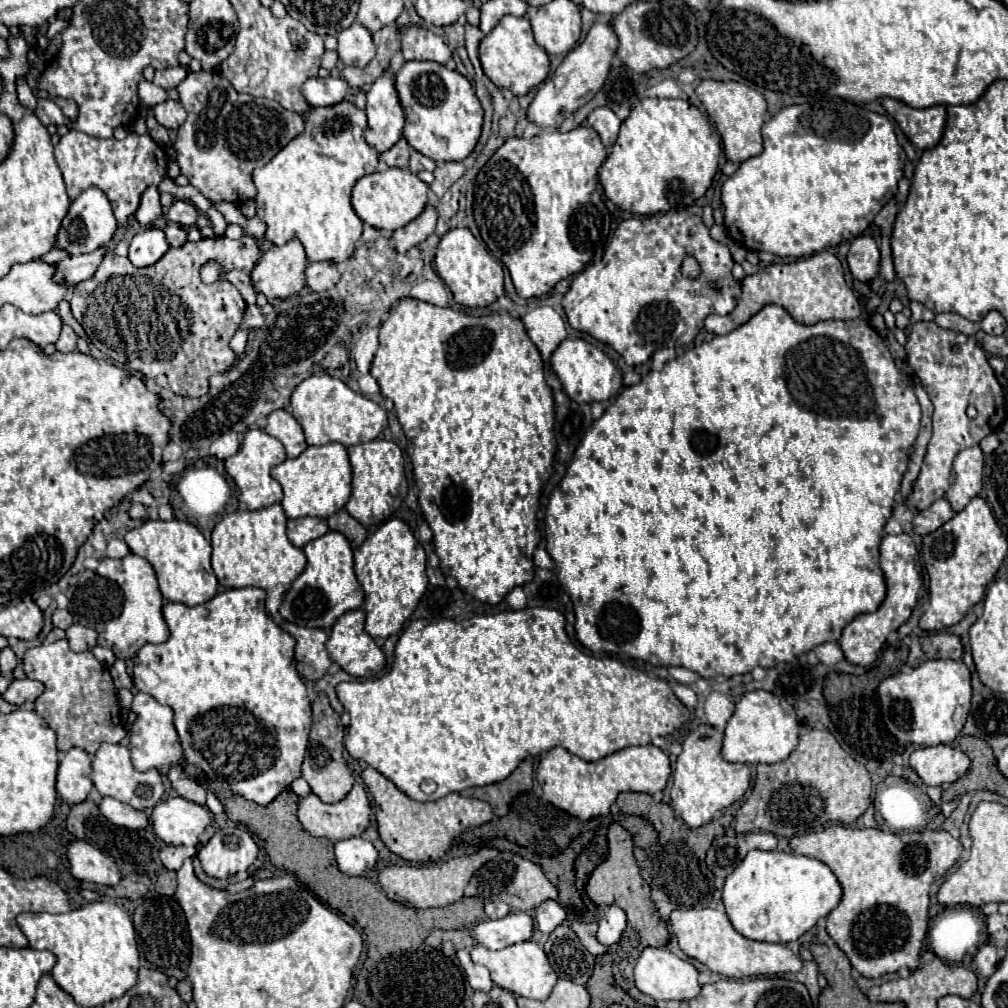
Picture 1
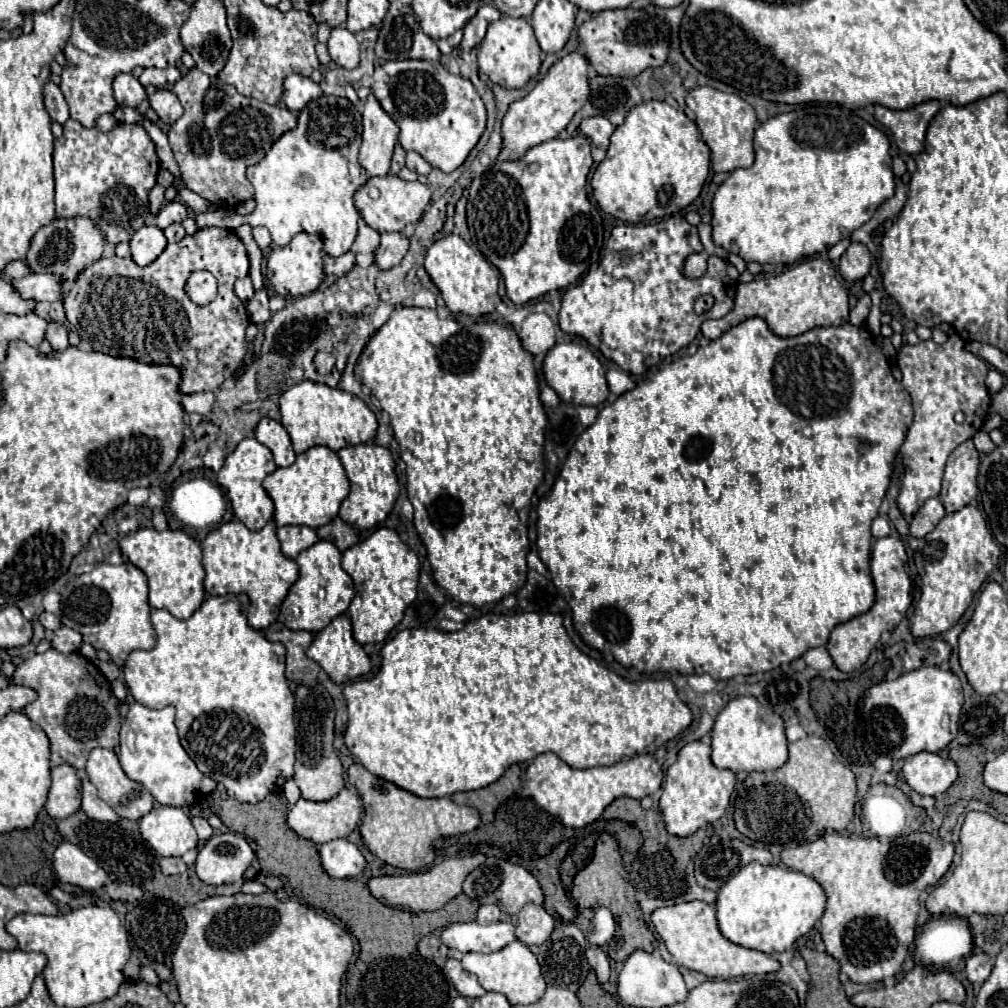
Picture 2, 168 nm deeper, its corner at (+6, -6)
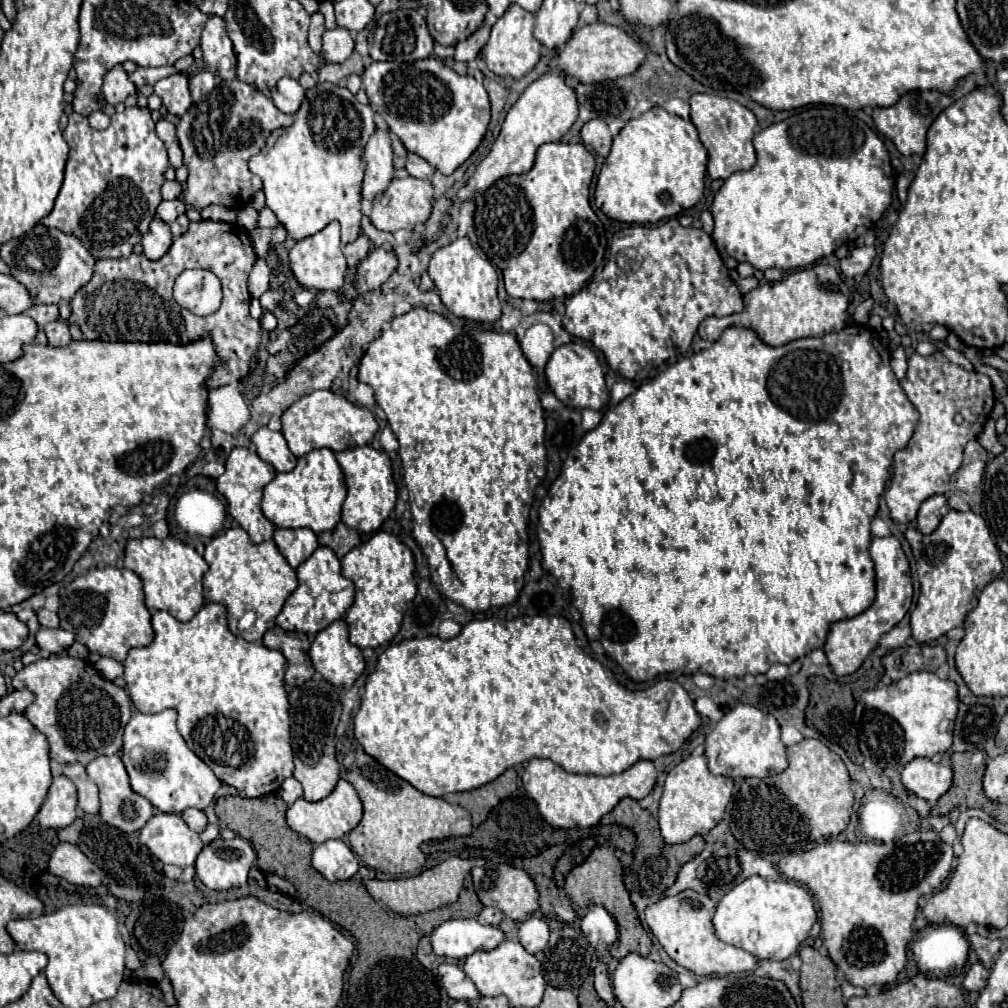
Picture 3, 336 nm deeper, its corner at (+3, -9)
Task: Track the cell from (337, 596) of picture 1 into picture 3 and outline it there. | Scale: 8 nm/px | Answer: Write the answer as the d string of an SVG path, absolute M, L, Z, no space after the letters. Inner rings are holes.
M317 547L313 555L297 567L299 587L289 595L283 605L283 611L277 617L277 625L285 631L303 631L303 633L319 633L329 623L341 619L347 609L353 605L355 587L353 581L343 577L341 561L337 559L335 551L329 547Z

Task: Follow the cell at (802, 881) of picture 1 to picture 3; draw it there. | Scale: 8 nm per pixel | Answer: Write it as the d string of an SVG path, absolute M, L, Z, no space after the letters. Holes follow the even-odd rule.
M759 875L747 877L735 885L717 903L713 917L715 933L721 941L753 953L757 959L789 959L809 937L817 911L813 895L793 881L769 881Z

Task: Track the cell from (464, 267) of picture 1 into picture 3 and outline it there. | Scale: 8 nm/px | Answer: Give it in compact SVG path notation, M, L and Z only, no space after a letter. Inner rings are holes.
M459 237L453 243L439 247L431 255L427 271L441 295L443 305L453 315L479 323L493 323L501 317L501 305L497 299L497 271L488 258L477 255L467 237Z

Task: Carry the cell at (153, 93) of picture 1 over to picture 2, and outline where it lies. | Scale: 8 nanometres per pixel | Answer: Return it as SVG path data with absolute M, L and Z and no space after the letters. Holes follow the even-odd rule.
M120 74L120 76L116 76L116 80L112 84L112 90L114 90L114 100L120 106L132 106L132 108L136 108L142 100L148 98L144 86L132 74Z

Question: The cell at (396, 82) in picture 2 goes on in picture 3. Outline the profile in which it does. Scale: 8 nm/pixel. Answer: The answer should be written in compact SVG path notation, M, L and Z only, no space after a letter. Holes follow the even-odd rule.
M433 57L403 65L395 61L371 63L363 71L363 87L371 107L387 121L391 133L403 141L407 151L417 153L443 175L451 175L471 157L491 119L485 87L469 75L457 75Z

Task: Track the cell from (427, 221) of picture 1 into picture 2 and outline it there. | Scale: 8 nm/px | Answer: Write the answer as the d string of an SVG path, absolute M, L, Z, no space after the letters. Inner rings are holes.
M384 232L382 234L382 242L374 252L374 264L380 270L390 270L396 264L400 264L400 260L406 256L410 246L410 240L402 234L394 234L394 232Z

